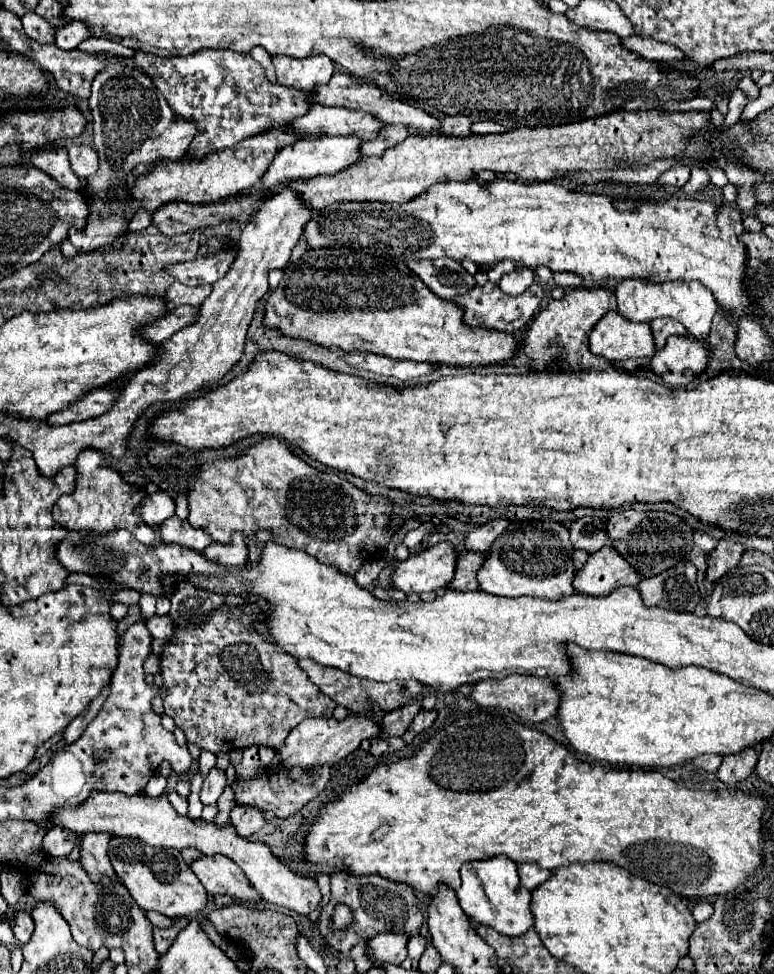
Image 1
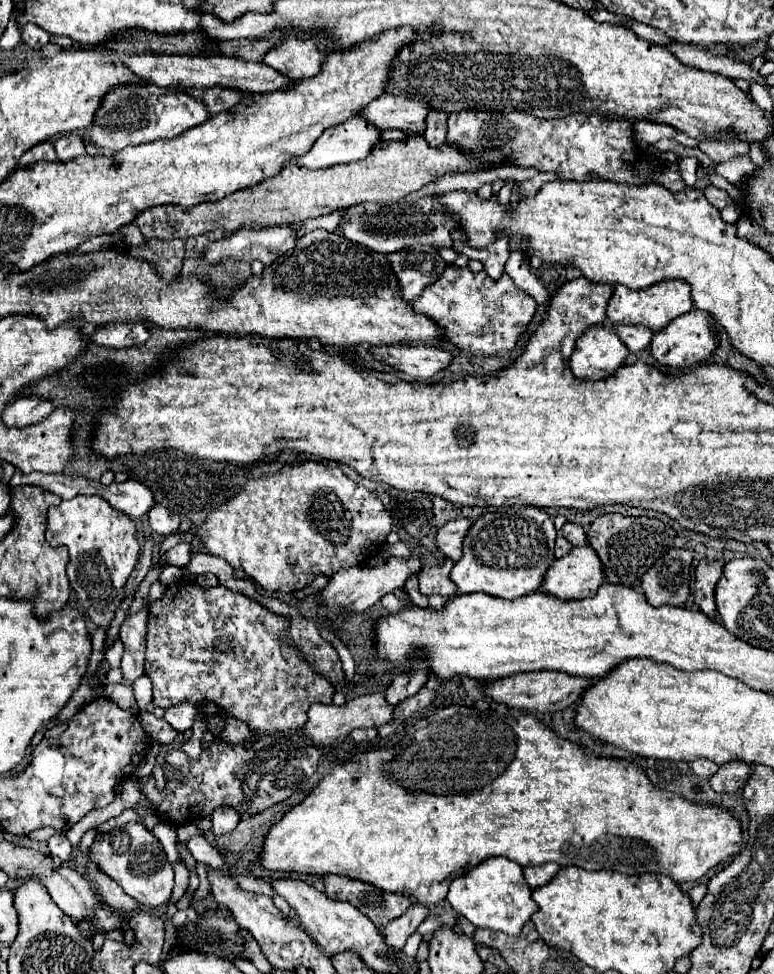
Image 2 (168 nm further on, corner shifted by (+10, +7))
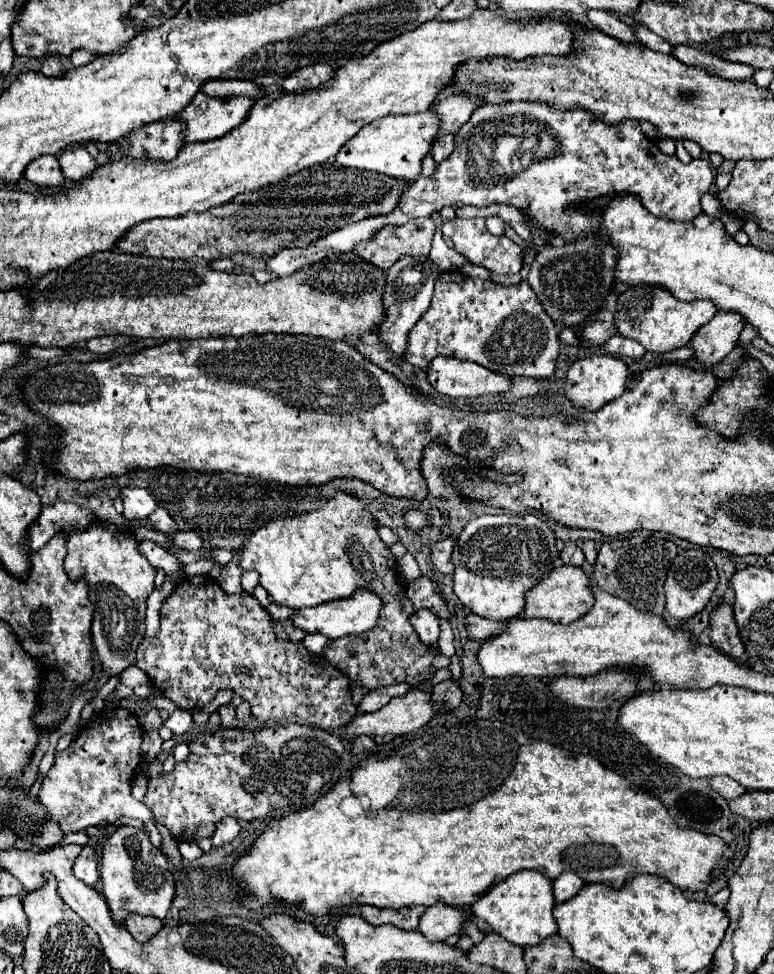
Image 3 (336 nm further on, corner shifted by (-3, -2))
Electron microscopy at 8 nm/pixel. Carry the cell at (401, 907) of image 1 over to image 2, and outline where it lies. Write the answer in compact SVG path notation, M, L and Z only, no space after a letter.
M325 876L323 882L331 900L353 904L361 914L369 916L379 926L385 926L391 920L399 918L411 906L411 900L403 894L383 892L375 886L345 876Z

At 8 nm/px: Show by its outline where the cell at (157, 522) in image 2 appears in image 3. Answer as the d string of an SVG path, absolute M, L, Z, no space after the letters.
M158 507L158 509L152 513L152 517L148 517L148 521L152 523L152 527L154 527L156 531L160 531L160 533L164 533L164 535L168 535L168 537L172 537L172 535L178 531L176 523L174 523L172 517L168 515L168 511L162 509L162 507Z

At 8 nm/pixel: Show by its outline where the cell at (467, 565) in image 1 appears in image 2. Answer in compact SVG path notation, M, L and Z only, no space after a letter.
M445 560L445 564L423 568L423 572L419 572L419 592L423 596L431 596L431 594L453 596L455 594L455 586L451 584L451 580L447 580L449 568L451 568L449 564L453 562Z

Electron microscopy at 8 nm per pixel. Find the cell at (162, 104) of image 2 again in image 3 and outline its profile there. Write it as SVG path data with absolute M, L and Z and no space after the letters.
M196 93L192 103L176 115L176 121L184 121L184 143L210 141L226 135L234 127L238 127L248 109L252 107L250 97L226 97L216 99L204 93Z

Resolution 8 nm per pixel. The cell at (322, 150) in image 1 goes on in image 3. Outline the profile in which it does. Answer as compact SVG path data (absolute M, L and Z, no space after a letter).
M432 111L414 113L414 115L396 115L396 117L382 117L364 125L356 137L352 137L336 155L336 163L342 167L356 167L366 171L384 173L396 179L414 181L422 167L420 161L428 153L432 139L438 133L438 119Z

